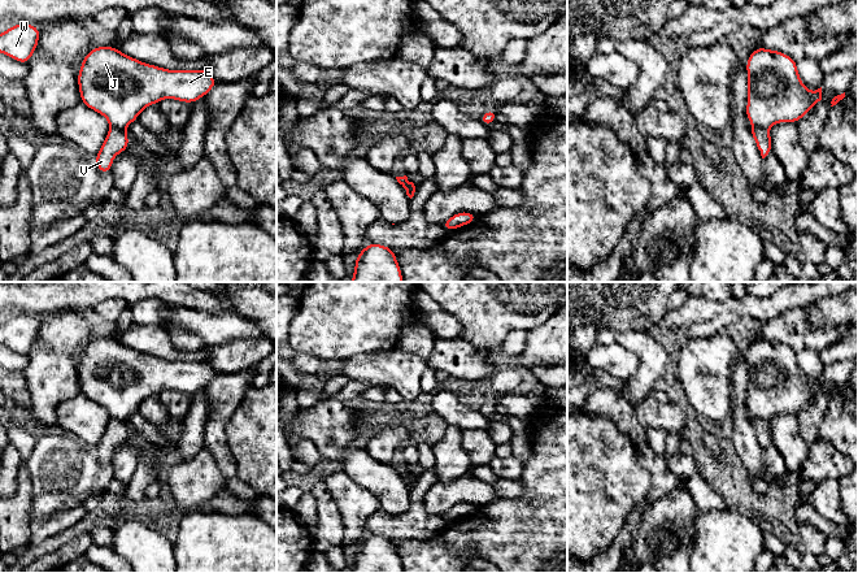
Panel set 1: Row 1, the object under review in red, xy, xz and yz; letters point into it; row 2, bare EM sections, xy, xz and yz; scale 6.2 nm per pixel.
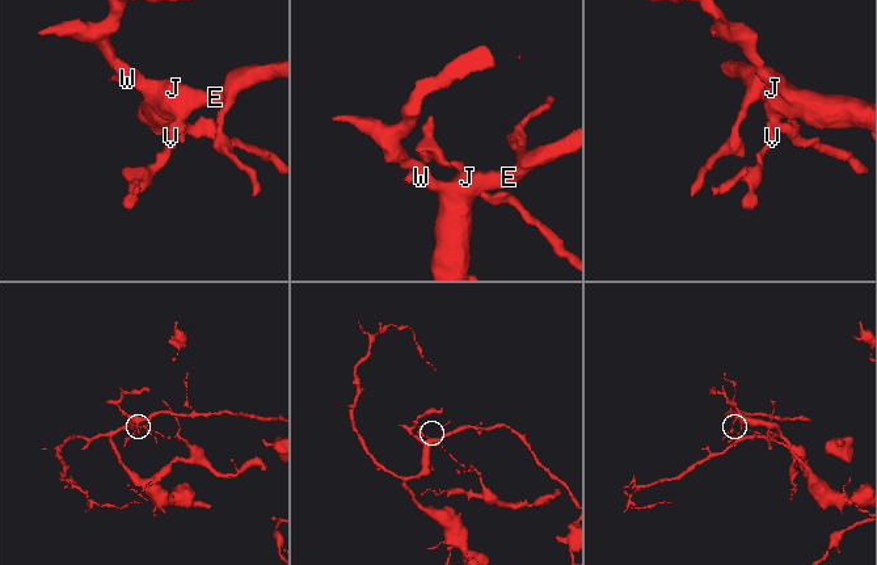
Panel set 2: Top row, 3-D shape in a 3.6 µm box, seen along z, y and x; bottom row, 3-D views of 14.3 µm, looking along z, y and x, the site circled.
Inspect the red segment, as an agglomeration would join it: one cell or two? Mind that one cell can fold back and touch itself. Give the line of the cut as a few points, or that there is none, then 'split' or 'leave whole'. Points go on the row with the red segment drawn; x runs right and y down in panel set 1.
cut in yz along (754, 126), (766, 127); split

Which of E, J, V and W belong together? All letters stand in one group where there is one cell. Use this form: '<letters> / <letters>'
E J W / V

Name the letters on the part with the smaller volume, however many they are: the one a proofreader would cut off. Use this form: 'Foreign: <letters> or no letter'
Foreign: V

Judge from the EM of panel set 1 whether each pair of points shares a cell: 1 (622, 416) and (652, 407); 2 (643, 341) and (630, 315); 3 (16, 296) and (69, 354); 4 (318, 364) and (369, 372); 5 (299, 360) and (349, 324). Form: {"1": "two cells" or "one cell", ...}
{"1": "two cells", "2": "two cells", "3": "two cells", "4": "two cells", "5": "two cells"}

